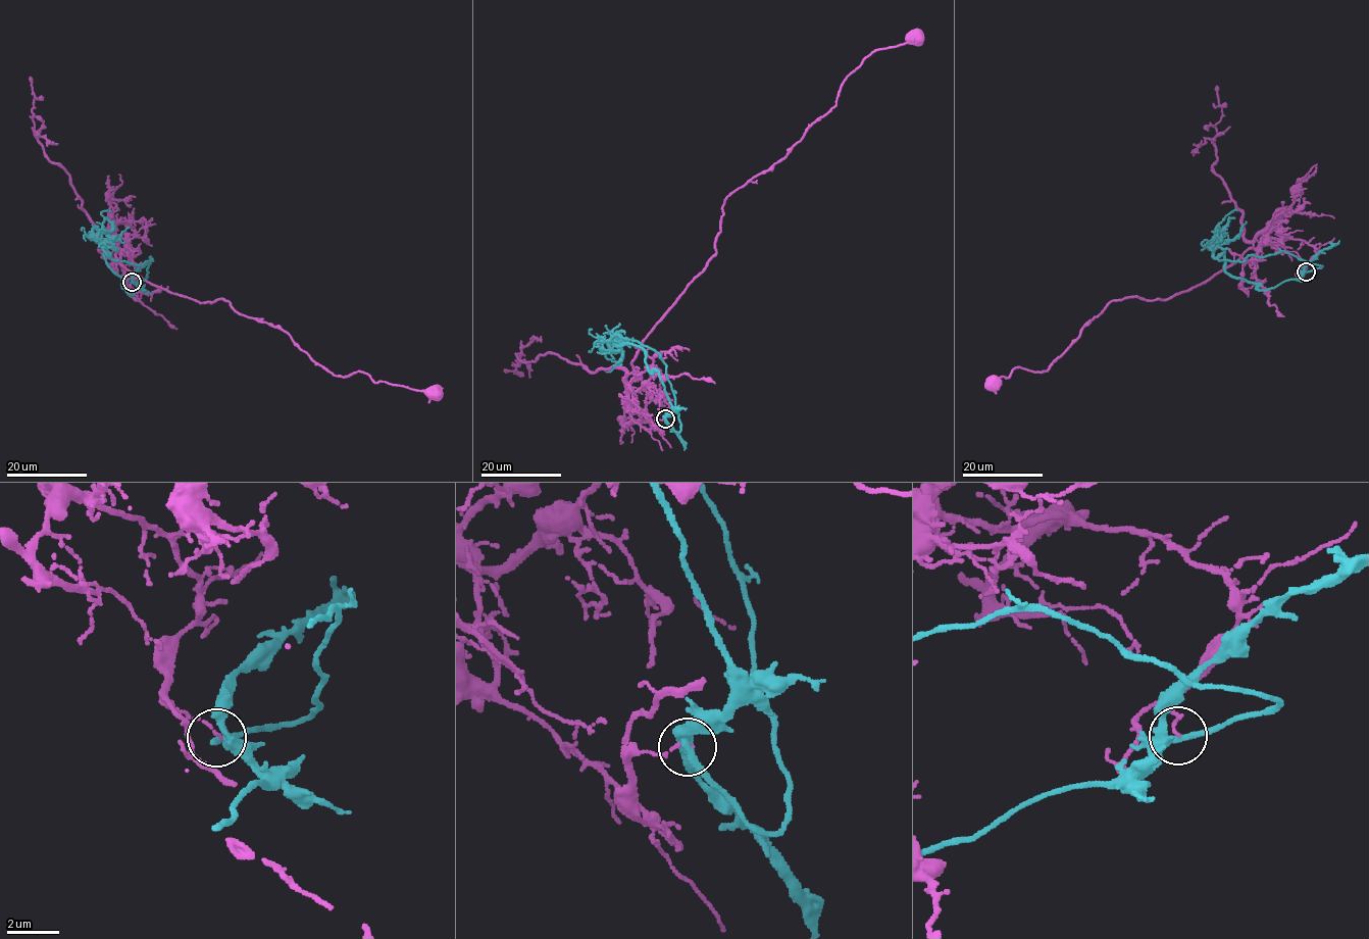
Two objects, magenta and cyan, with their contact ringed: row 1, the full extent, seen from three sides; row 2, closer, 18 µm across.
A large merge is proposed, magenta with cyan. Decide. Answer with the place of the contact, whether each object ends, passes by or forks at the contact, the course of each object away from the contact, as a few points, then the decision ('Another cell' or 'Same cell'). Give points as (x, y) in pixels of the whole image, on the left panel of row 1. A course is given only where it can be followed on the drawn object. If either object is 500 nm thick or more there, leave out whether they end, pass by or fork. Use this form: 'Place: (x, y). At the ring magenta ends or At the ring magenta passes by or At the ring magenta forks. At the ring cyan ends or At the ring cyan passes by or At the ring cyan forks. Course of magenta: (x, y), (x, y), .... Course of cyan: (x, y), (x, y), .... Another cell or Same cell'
Place: (132, 282). At the ring magenta ends. At the ring cyan forks. Course of magenta: (131, 281), (110, 237), (119, 263), (151, 284), (229, 300), (336, 375), (433, 392). Course of cyan: (131, 281), (139, 288), (131, 295), (97, 241), (100, 213), (112, 211). Another cell

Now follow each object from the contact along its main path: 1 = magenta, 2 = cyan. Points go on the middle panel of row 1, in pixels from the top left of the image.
1: (665, 418), (658, 430), (636, 410), (627, 377), (715, 253), (725, 198), (786, 156), (865, 59), (914, 38)
2: (665, 418), (671, 403), (646, 351), (617, 345), (618, 336), (603, 340), (605, 354), (616, 361)

